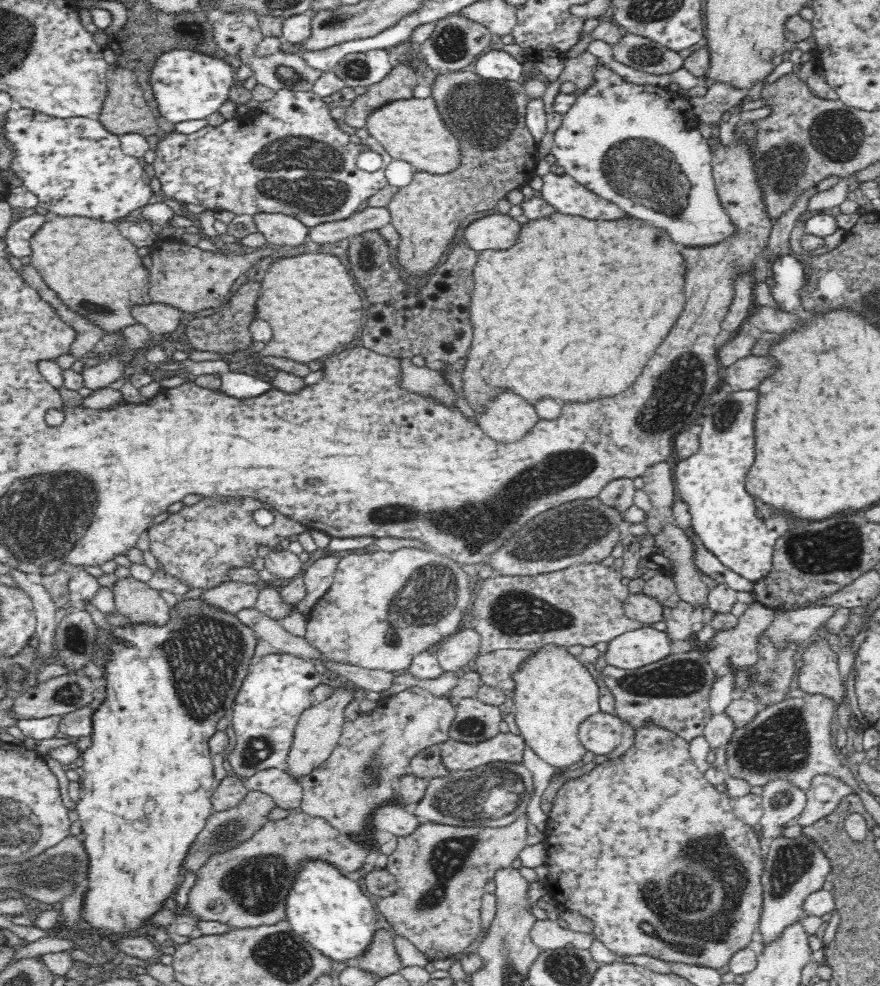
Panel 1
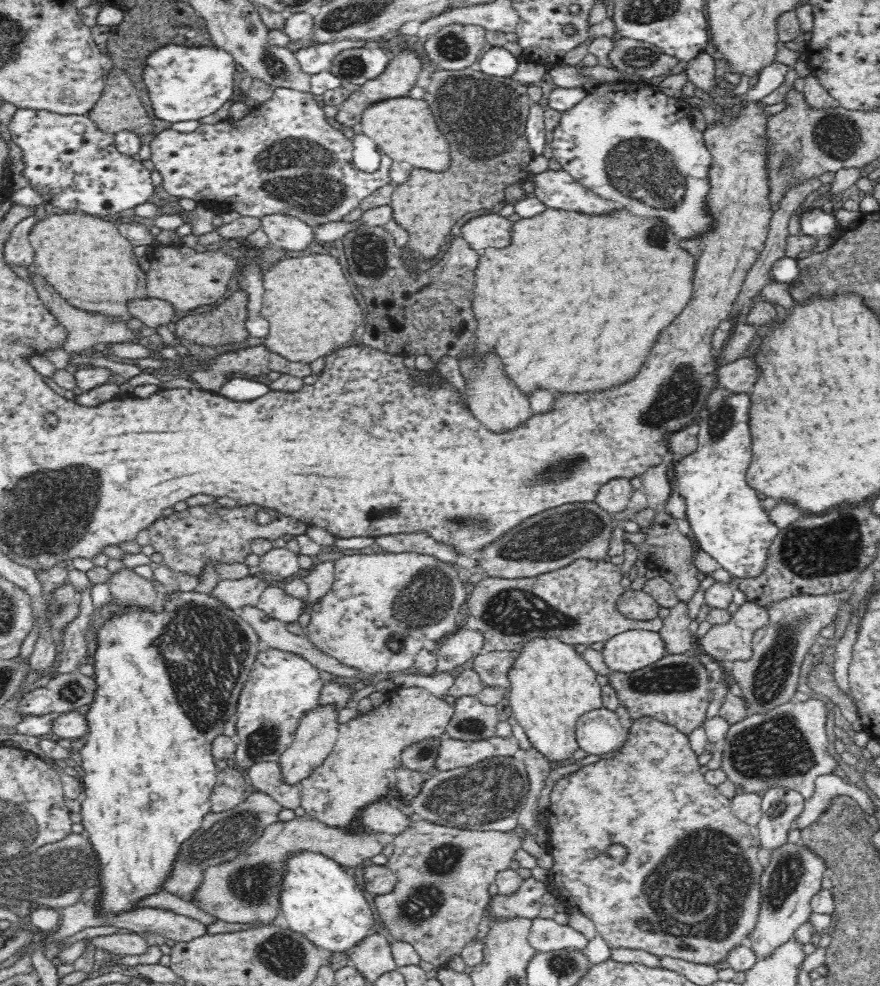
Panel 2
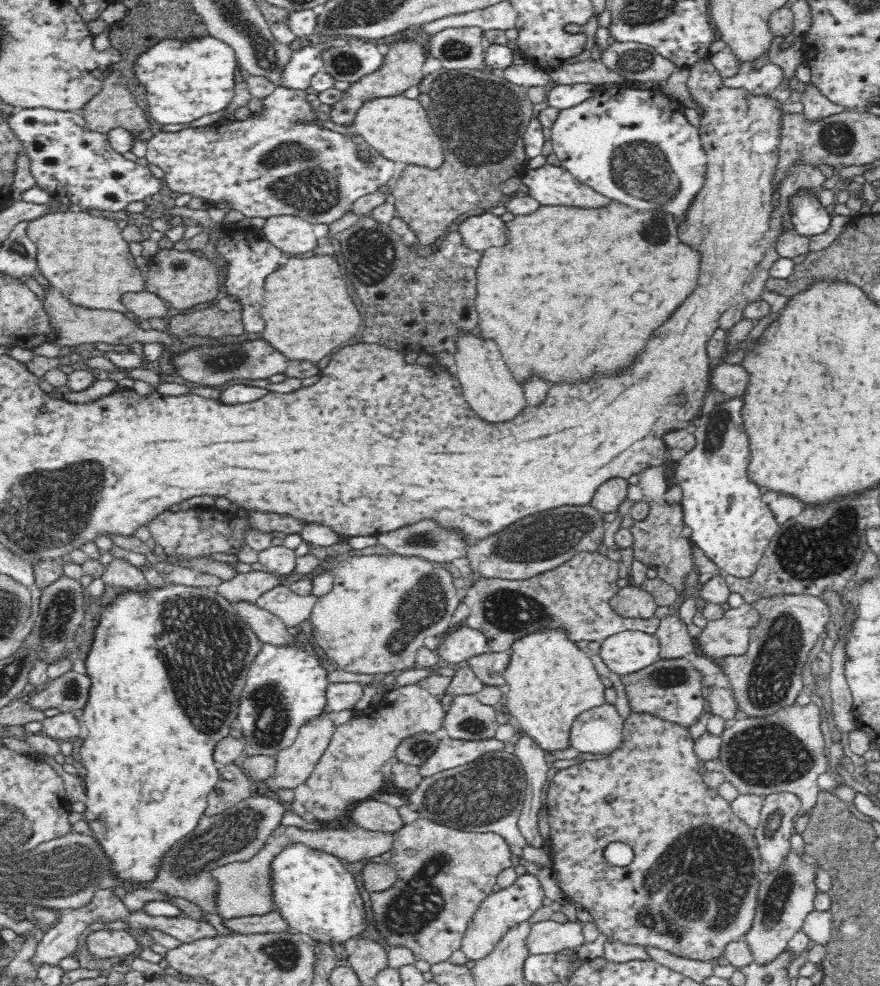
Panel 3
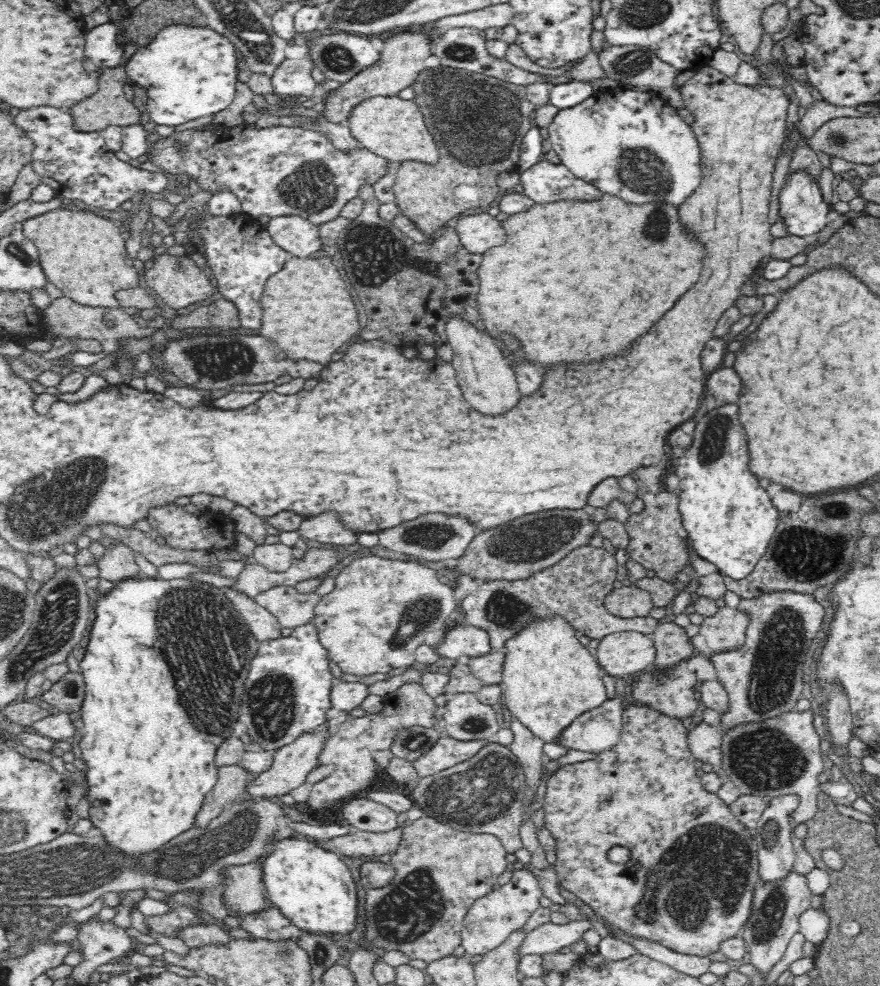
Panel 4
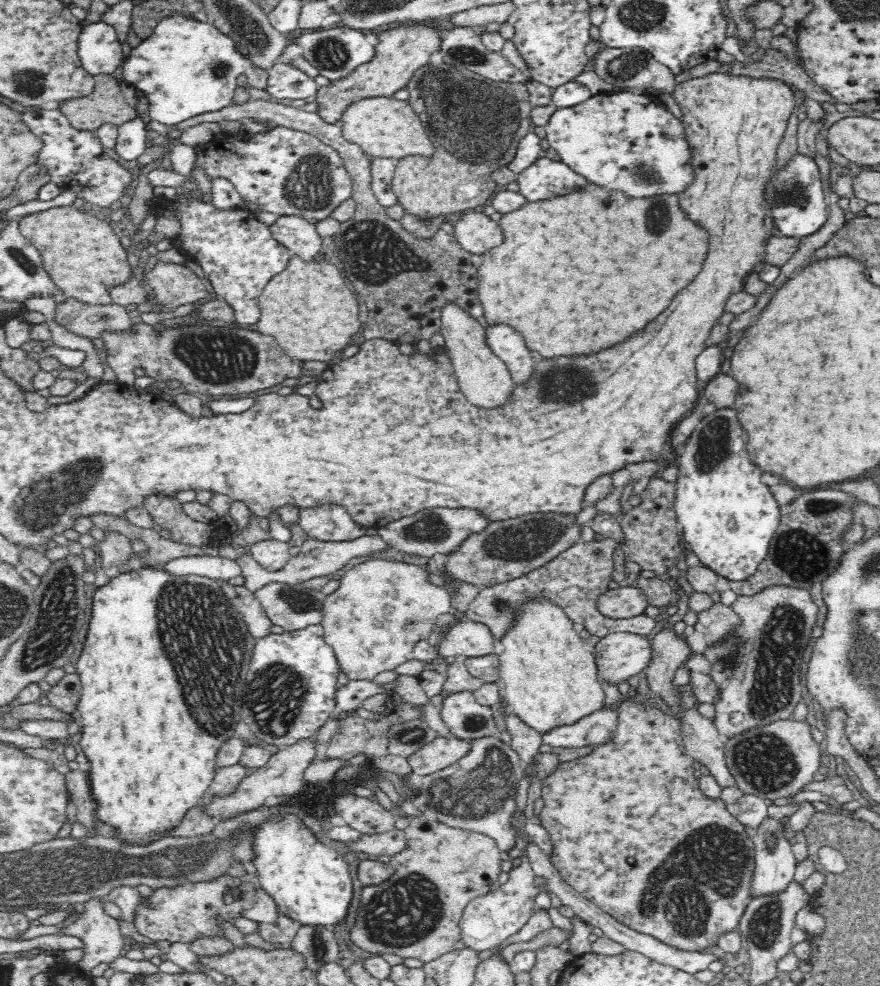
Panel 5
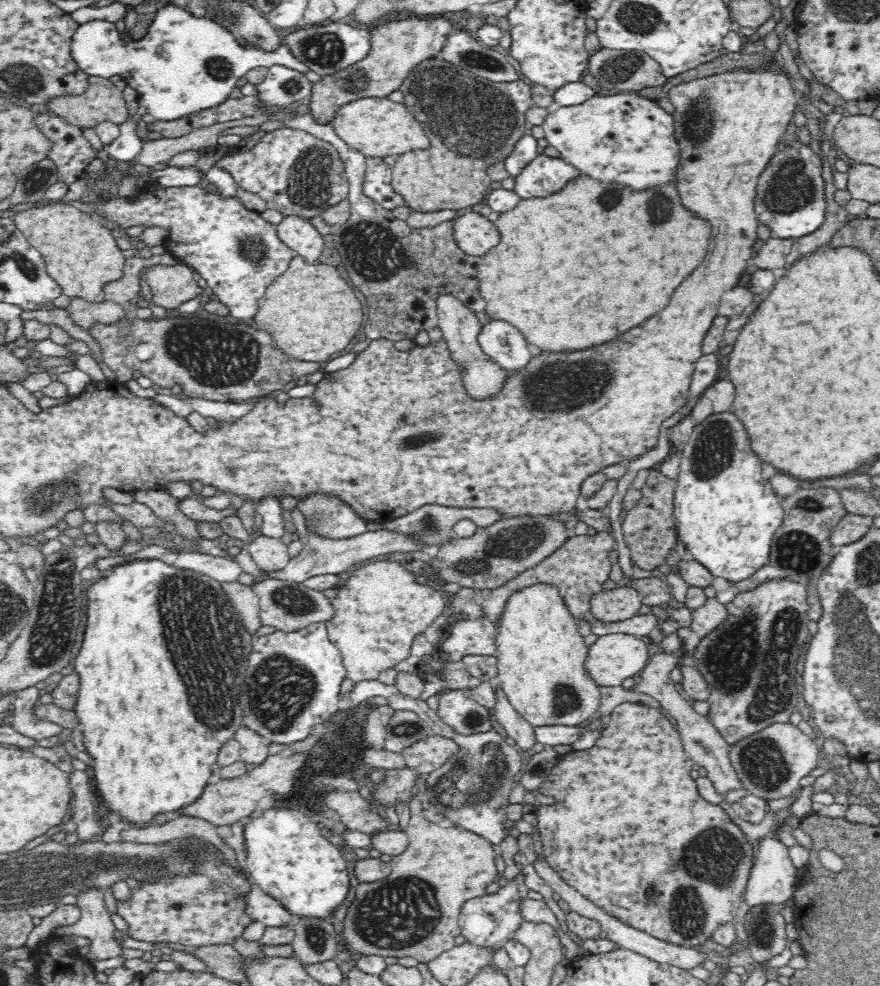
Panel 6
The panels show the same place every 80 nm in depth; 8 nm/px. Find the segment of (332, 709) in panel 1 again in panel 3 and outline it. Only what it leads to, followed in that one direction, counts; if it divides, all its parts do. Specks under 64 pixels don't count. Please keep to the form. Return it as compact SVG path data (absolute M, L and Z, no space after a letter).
M322 711L319 715L310 718L310 720L298 730L294 744L278 752L275 757L276 774L270 778L269 782L265 785L265 789L272 792L278 787L294 789L299 784L304 783L305 780L313 774L316 765L320 762L322 756L325 755L326 748L330 746L330 742L332 742L334 738L336 728L328 712Z

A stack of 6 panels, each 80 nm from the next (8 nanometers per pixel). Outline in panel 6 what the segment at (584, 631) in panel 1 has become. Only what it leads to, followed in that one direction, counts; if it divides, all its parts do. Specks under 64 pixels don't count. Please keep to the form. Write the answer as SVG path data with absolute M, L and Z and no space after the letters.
M596 532L594 535L571 535L566 545L548 556L546 560L529 568L522 575L516 576L514 580L490 590L490 594L486 594L482 600L482 618L496 624L497 628L502 620L502 612L512 596L535 585L550 585L558 591L559 597L564 601L565 607L570 611L574 620L582 620L582 622L590 624L592 634L601 637L612 633L626 633L646 639L647 634L650 634L652 629L658 626L659 618L652 613L636 615L632 617L632 620L626 621L604 621L596 619L592 613L590 600L596 594L604 591L604 582L608 582L610 579L612 566L610 552L615 548L615 537L607 532Z

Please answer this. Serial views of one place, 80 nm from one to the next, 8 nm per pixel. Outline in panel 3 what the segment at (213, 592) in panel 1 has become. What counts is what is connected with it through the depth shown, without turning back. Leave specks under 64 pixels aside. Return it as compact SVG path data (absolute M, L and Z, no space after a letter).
M252 570L245 574L238 574L235 578L222 581L214 591L223 596L232 605L236 602L257 604L258 598L268 592L270 588L281 585L281 576L270 575L260 570Z

